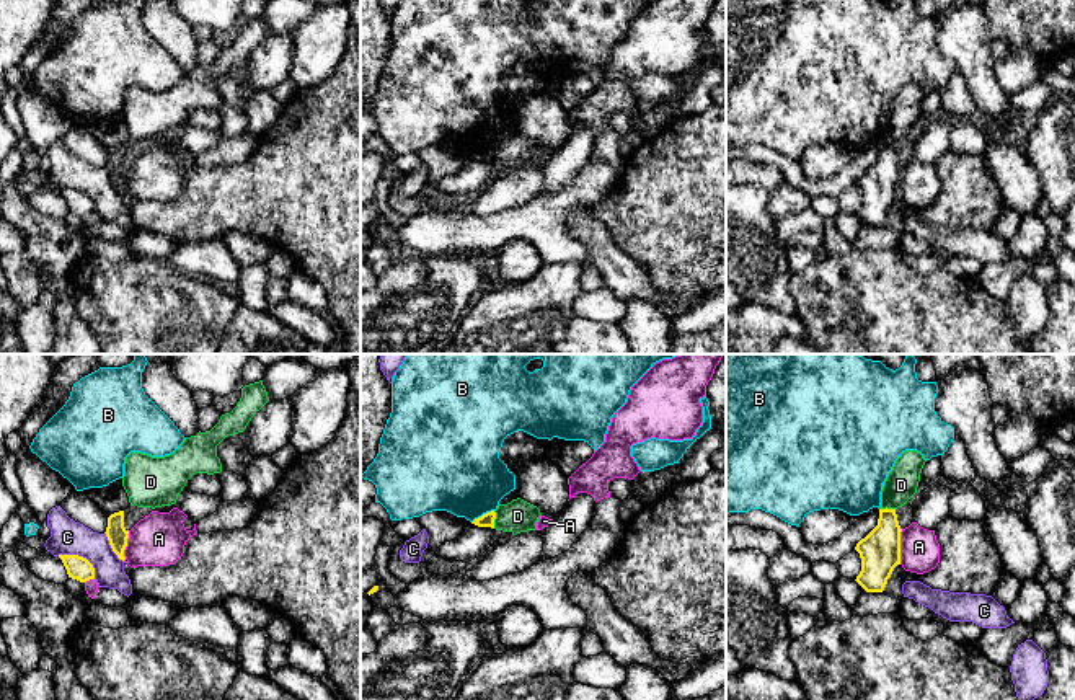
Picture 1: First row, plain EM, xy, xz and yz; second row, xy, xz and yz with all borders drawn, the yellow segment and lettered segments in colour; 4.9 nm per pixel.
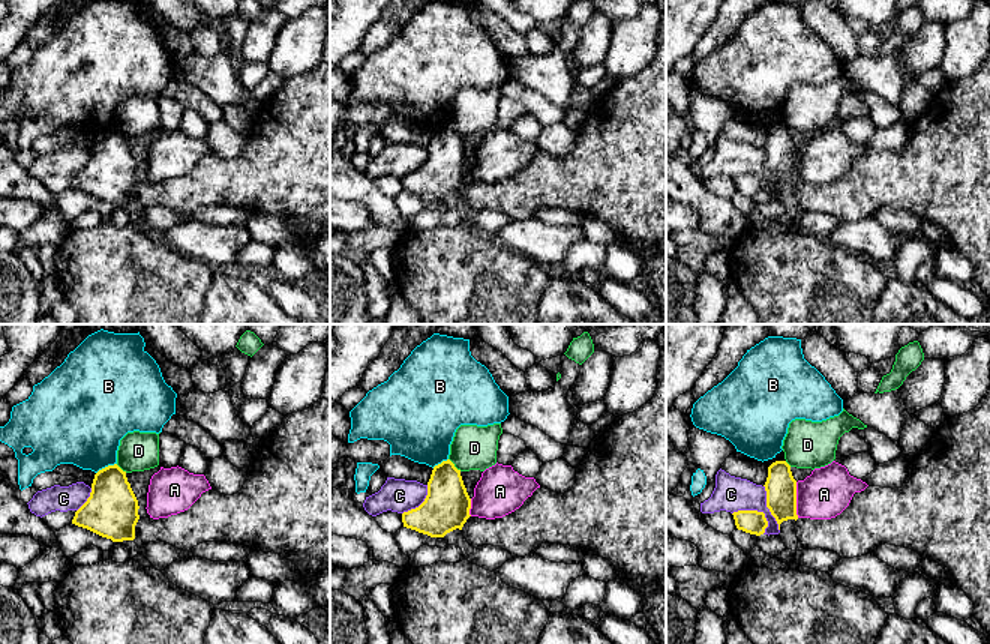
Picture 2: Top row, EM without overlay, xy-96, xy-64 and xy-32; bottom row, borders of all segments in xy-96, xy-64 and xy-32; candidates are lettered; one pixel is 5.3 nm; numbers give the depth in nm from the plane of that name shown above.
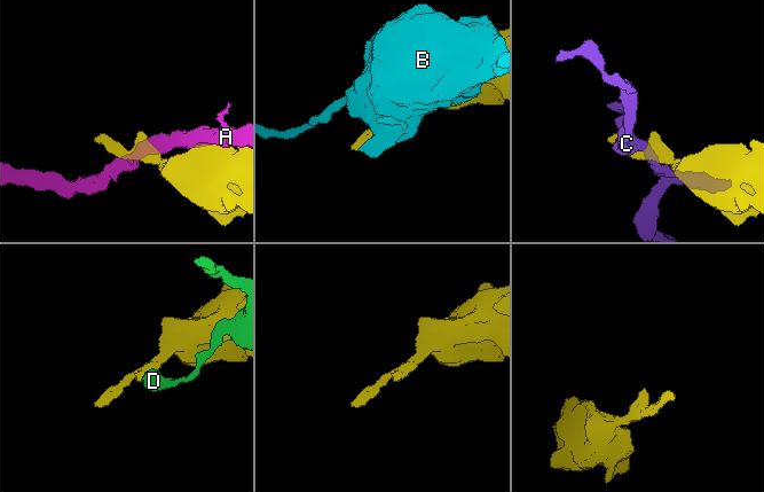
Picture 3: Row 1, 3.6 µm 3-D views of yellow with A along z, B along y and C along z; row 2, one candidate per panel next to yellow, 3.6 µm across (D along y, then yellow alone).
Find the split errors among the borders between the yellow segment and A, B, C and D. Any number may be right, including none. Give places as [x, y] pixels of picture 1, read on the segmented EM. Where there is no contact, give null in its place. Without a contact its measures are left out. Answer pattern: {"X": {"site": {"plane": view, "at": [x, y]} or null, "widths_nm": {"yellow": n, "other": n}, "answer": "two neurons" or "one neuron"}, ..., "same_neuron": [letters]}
{"A": {"site": {"plane": "yz", "at": [899, 547]}, "widths_nm": {"yellow": 200, "other": 190}, "answer": "two neurons"}, "B": {"site": {"plane": "xz", "at": [483, 514]}, "widths_nm": {"yellow": 70, "other": 420}, "answer": "two neurons"}, "C": {"site": {"plane": "xy", "at": [82, 557]}, "widths_nm": {"yellow": 120, "other": 180}, "answer": "two neurons"}, "D": {"site": {"plane": "xz", "at": [495, 518]}, "widths_nm": {"yellow": 70, "other": 160}, "answer": "two neurons"}, "same_neuron": []}

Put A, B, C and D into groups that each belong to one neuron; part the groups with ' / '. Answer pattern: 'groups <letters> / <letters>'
groups A / B / C / D

